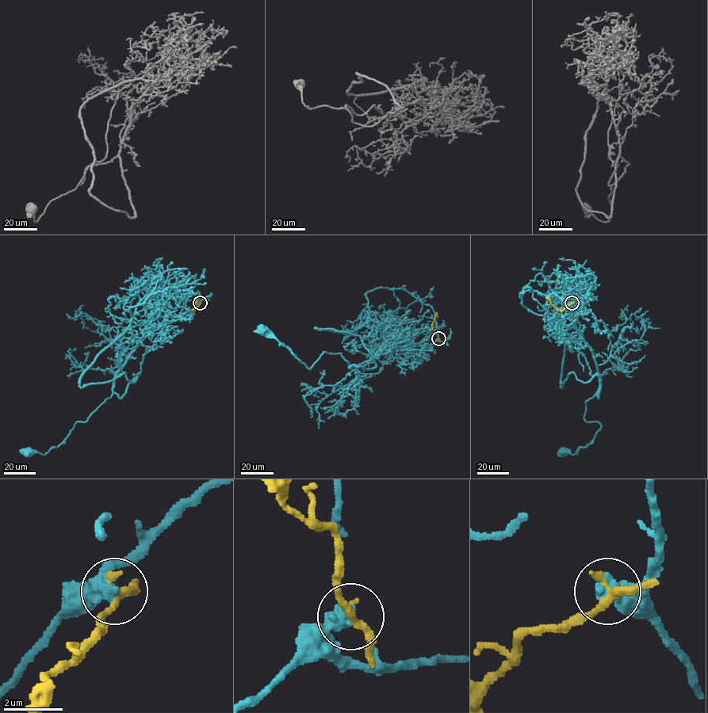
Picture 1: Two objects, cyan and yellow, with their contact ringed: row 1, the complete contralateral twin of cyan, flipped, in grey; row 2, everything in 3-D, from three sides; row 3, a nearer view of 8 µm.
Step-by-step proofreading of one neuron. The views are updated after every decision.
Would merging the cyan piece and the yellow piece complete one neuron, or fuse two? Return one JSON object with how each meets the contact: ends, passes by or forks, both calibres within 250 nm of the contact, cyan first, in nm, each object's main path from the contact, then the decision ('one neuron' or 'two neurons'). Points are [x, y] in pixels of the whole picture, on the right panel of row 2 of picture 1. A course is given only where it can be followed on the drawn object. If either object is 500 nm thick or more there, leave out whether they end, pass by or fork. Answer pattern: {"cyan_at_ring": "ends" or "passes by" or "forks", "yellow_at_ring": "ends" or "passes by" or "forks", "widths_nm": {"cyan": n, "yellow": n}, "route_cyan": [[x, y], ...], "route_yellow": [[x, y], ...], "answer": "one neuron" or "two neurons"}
{"widths_nm": {"cyan": 600, "yellow": 280}, "route_cyan": [[572, 303], [599, 383], [584, 419], [601, 428], [574, 454], [561, 452]], "route_yellow": [[572, 303], [561, 310], [557, 310], [545, 297]], "answer": "two neurons"}

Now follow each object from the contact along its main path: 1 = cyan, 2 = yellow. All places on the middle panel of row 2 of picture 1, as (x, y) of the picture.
1: (438, 339), (423, 346), (399, 341), (350, 367), (340, 353), (323, 352), (309, 369), (261, 329)
2: (438, 339), (432, 324), (437, 312)

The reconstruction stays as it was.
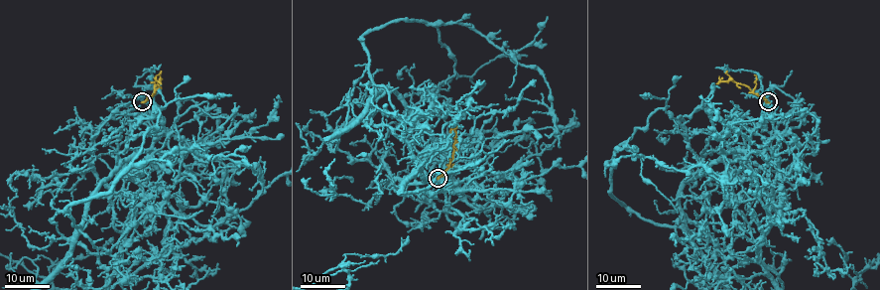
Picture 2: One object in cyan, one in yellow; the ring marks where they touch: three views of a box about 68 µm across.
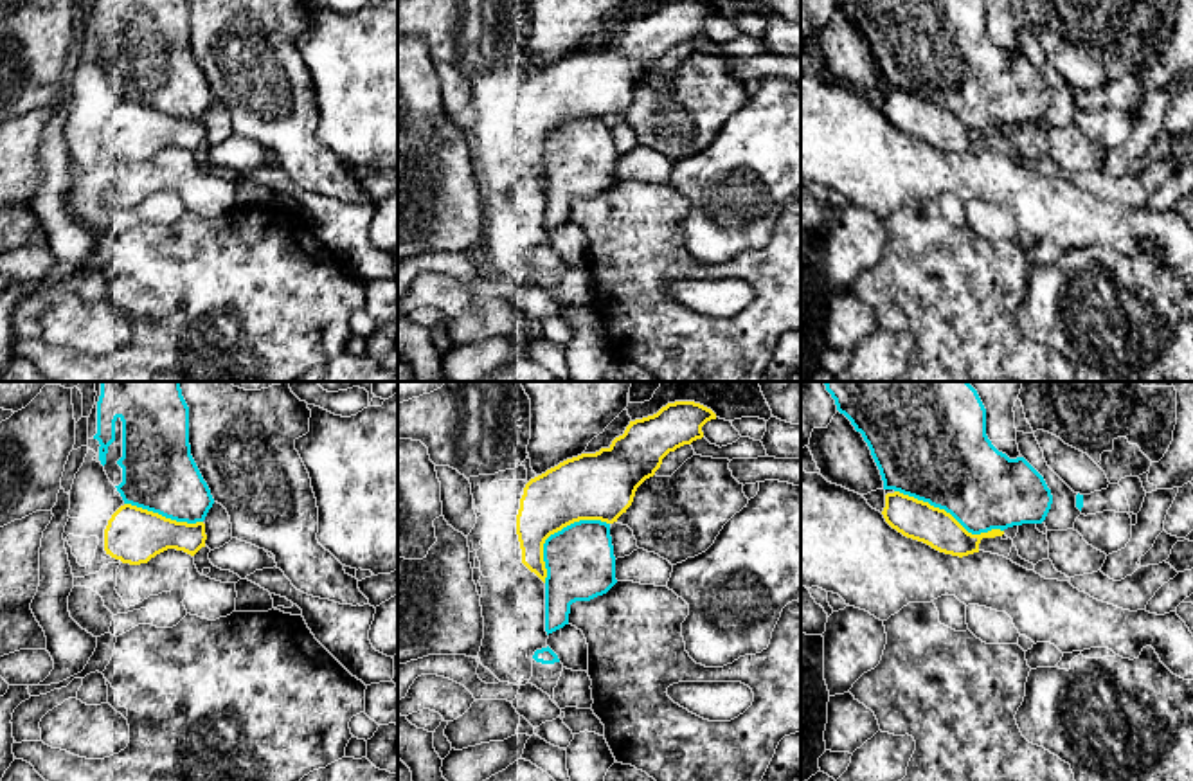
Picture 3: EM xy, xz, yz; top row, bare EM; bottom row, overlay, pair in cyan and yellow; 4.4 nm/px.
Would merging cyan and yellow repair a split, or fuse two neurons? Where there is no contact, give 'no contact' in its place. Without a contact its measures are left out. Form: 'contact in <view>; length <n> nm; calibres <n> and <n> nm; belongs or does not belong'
contact in yz; length 500 nm; calibres 420 and 180 nm; does not belong

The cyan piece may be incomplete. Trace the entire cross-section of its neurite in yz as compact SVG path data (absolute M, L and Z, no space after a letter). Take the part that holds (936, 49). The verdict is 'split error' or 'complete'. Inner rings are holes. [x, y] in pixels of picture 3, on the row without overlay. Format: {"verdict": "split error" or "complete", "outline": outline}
{"verdict": "complete", "outline": "M835 0L862 31L880 67L884 86L894 86L950 110L968 130L1042 121L1053 92L1024 56L1009 56L986 32L982 0Z"}

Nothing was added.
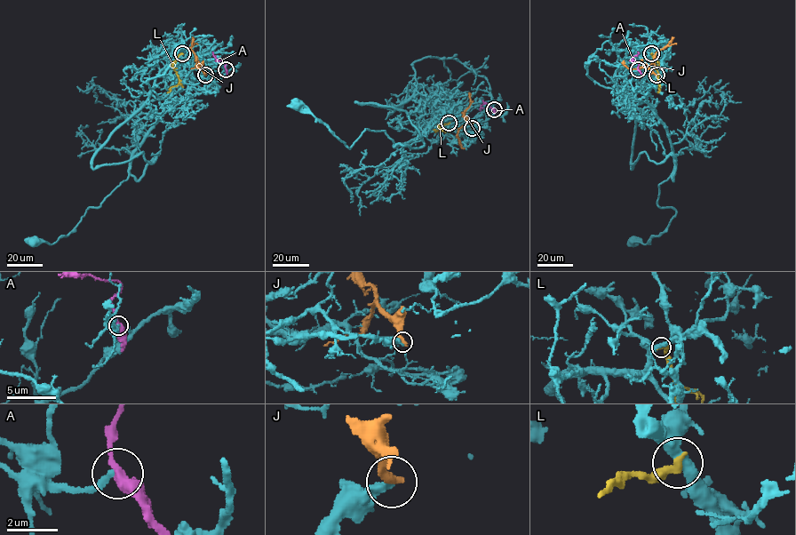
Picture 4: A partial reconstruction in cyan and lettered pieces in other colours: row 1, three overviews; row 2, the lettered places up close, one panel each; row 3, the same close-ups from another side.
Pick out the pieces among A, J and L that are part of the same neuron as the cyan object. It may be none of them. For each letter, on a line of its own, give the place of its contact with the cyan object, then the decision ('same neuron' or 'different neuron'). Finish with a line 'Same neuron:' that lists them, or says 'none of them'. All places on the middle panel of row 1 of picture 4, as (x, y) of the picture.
A: (494, 109) | same neuron
J: (472, 128) | different neuron
L: (449, 123) | different neuron
Same neuron: A

